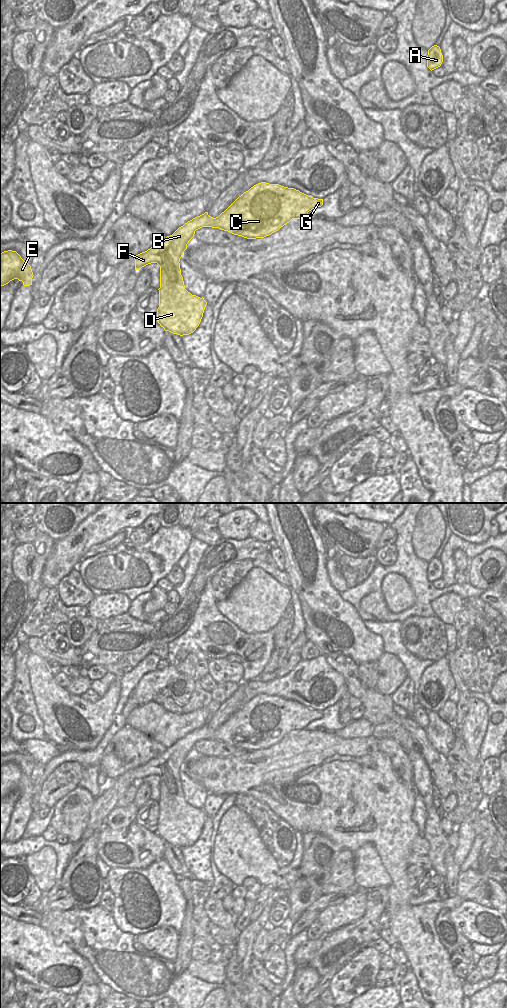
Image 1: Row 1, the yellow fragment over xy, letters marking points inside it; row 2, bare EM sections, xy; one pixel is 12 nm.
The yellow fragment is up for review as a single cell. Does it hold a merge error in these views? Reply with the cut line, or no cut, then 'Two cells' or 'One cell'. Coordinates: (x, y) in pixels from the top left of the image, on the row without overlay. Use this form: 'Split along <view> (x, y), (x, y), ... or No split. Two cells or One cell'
No split. One cell

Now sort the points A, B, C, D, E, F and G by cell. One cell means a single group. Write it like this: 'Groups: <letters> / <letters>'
Groups: A B C D E F G

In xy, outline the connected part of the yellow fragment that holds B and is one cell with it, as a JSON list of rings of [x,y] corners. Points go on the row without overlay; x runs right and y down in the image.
[[[261,694],[239,708],[218,729],[213,730],[205,724],[179,739],[160,756],[134,768],[135,782],[140,782],[151,775],[157,775],[160,778],[159,819],[157,821],[157,833],[160,838],[173,846],[189,847],[196,842],[203,829],[207,814],[203,809],[192,807],[185,801],[179,775],[196,742],[202,739],[212,739],[247,751],[264,750],[278,743],[292,731],[303,730],[309,723],[322,717],[323,711],[313,710],[294,700]]]

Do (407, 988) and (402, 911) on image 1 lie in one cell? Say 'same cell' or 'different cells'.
different cells

